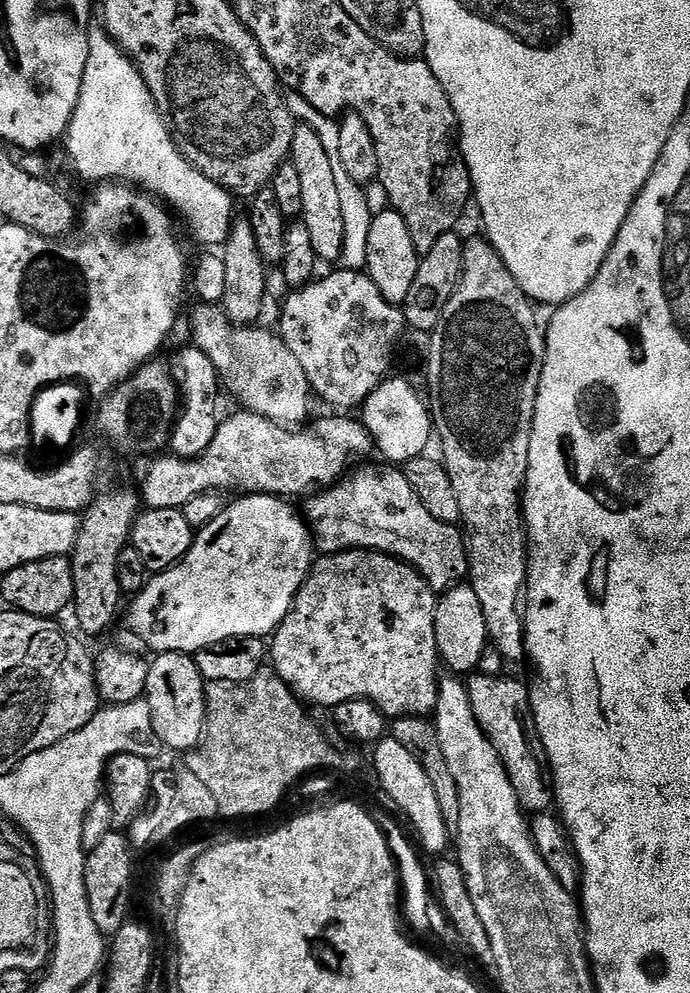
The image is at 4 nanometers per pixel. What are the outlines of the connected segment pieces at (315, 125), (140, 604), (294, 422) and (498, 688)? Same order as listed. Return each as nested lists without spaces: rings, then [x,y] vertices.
[[[285,89],[284,101],[292,119],[297,123],[309,125],[318,138],[321,139],[322,146],[325,147],[326,155],[333,167],[333,175],[337,182],[338,195],[341,198],[343,224],[346,226],[346,233],[343,234],[343,250],[339,258],[339,265],[345,271],[363,271],[366,267],[366,239],[370,236],[370,226],[374,215],[374,208],[365,194],[367,192],[361,185],[356,184],[350,174],[343,167],[342,158],[339,155],[339,139],[341,137],[340,123],[335,117],[322,114],[320,111],[310,106],[308,102],[297,91]]]
[[[244,494],[232,505],[221,507],[220,512],[211,520],[205,528],[199,529],[195,533],[192,545],[188,553],[182,557],[179,564],[173,568],[168,568],[165,572],[157,572],[148,581],[148,585],[140,591],[131,601],[132,609],[128,612],[128,624],[132,627],[132,632],[148,648],[153,648],[153,653],[161,652],[183,652],[185,654],[195,654],[206,646],[214,646],[214,642],[222,642],[230,638],[239,636],[258,636],[268,638],[275,633],[276,627],[286,618],[286,614],[292,610],[292,604],[296,601],[296,595],[300,593],[300,588],[304,584],[304,578],[312,570],[314,563],[314,537],[308,531],[307,523],[299,511],[291,508],[287,499],[278,496],[262,496],[259,494]]]
[[[203,302],[195,305],[197,308],[192,312],[192,336],[195,347],[200,348],[209,356],[217,368],[223,387],[228,388],[241,400],[243,407],[249,412],[258,414],[262,418],[270,418],[276,424],[285,426],[300,426],[309,419],[308,416],[308,396],[310,389],[308,379],[299,364],[298,358],[290,354],[286,342],[275,331],[267,332],[261,326],[240,327],[229,320],[224,313],[223,307]]]
[[[472,674],[467,677],[466,687],[470,698],[470,706],[474,710],[474,718],[480,729],[486,734],[490,746],[494,746],[494,750],[510,778],[510,786],[514,788],[514,794],[518,798],[520,807],[528,814],[547,813],[551,809],[548,807],[553,807],[554,804],[552,770],[548,767],[548,755],[542,746],[542,738],[538,734],[534,722],[529,685],[525,681],[523,684],[520,680],[511,680],[508,674],[498,676]]]

